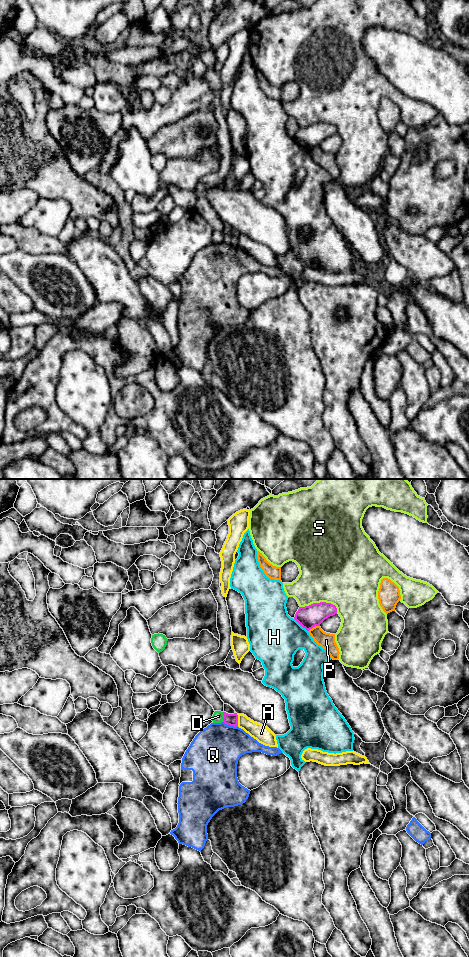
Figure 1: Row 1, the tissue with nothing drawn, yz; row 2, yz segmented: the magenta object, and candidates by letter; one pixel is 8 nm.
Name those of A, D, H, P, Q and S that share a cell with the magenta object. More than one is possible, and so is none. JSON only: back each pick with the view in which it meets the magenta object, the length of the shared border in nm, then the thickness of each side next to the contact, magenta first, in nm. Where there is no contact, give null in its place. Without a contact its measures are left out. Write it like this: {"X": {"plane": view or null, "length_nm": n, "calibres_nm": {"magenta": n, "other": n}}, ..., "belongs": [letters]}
{"belongs": []}

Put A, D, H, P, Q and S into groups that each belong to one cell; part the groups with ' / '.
A / D / H / P / Q / S

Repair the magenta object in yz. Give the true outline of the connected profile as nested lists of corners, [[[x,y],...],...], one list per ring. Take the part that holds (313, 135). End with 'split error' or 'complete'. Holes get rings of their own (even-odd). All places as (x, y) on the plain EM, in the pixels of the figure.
[[[326,122],[313,123],[299,127],[294,139],[307,151],[320,144],[330,136],[337,134],[335,125]]] | complete

